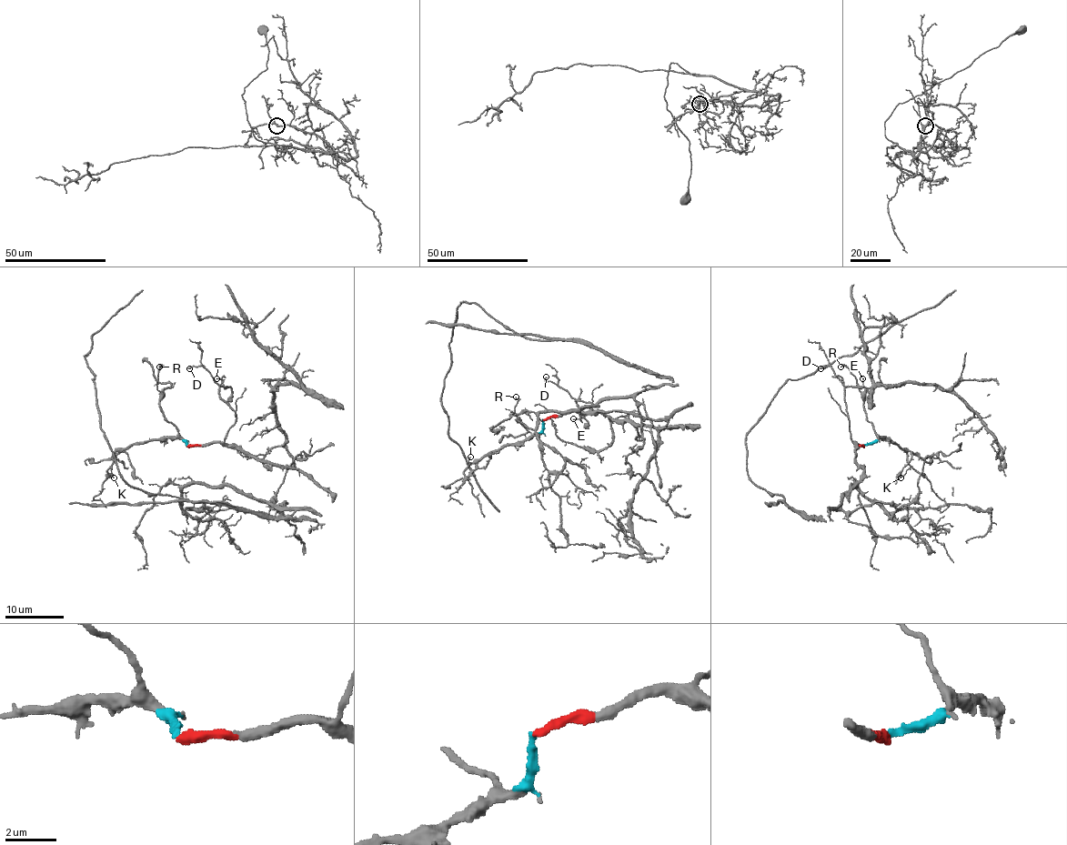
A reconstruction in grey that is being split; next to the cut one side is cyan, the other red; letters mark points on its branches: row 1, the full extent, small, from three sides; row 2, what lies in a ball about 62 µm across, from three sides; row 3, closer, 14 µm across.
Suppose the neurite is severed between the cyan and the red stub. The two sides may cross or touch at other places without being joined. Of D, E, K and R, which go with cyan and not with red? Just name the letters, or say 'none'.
K, R

